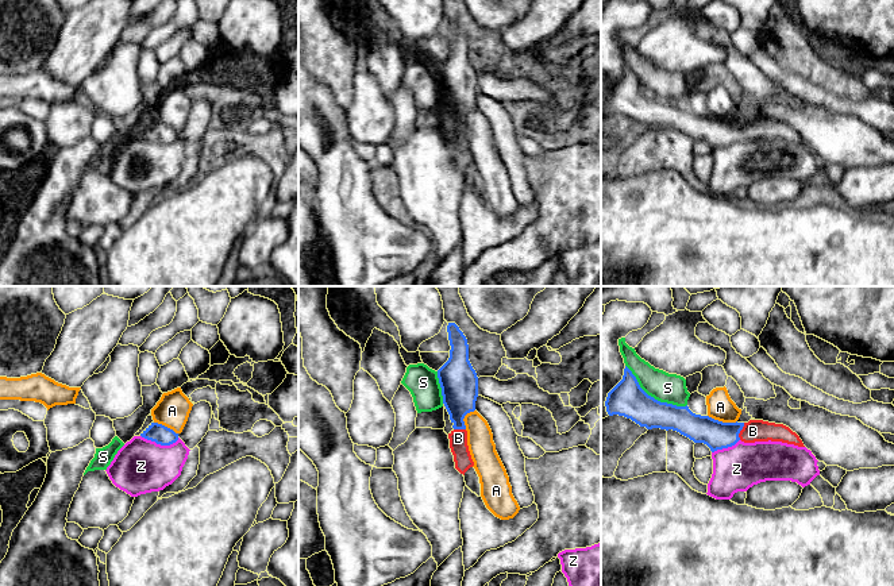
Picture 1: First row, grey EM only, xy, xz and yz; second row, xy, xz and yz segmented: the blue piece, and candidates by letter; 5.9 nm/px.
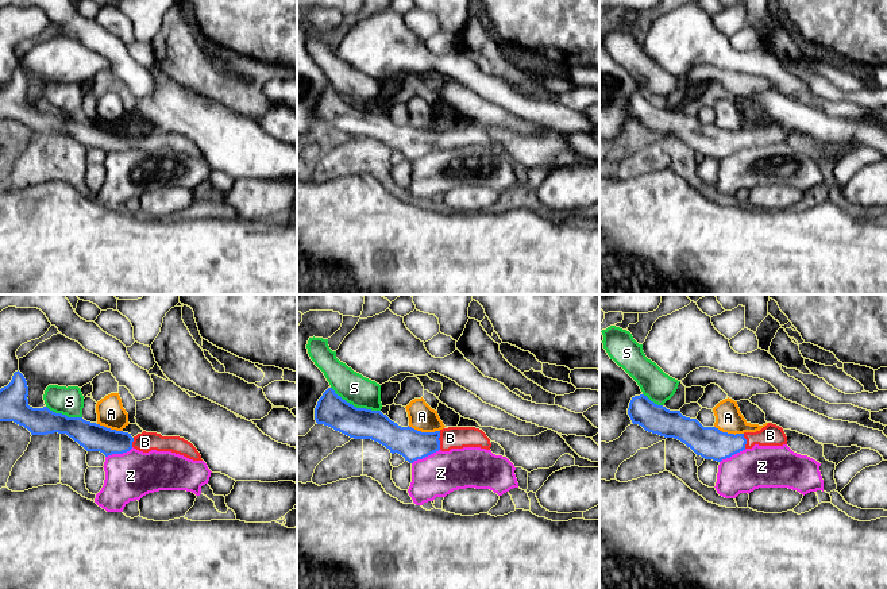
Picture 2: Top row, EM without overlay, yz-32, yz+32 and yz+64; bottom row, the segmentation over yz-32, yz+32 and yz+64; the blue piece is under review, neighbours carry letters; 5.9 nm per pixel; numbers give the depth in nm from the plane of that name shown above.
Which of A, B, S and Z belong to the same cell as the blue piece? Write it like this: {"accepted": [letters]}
{"accepted": ["B"]}

